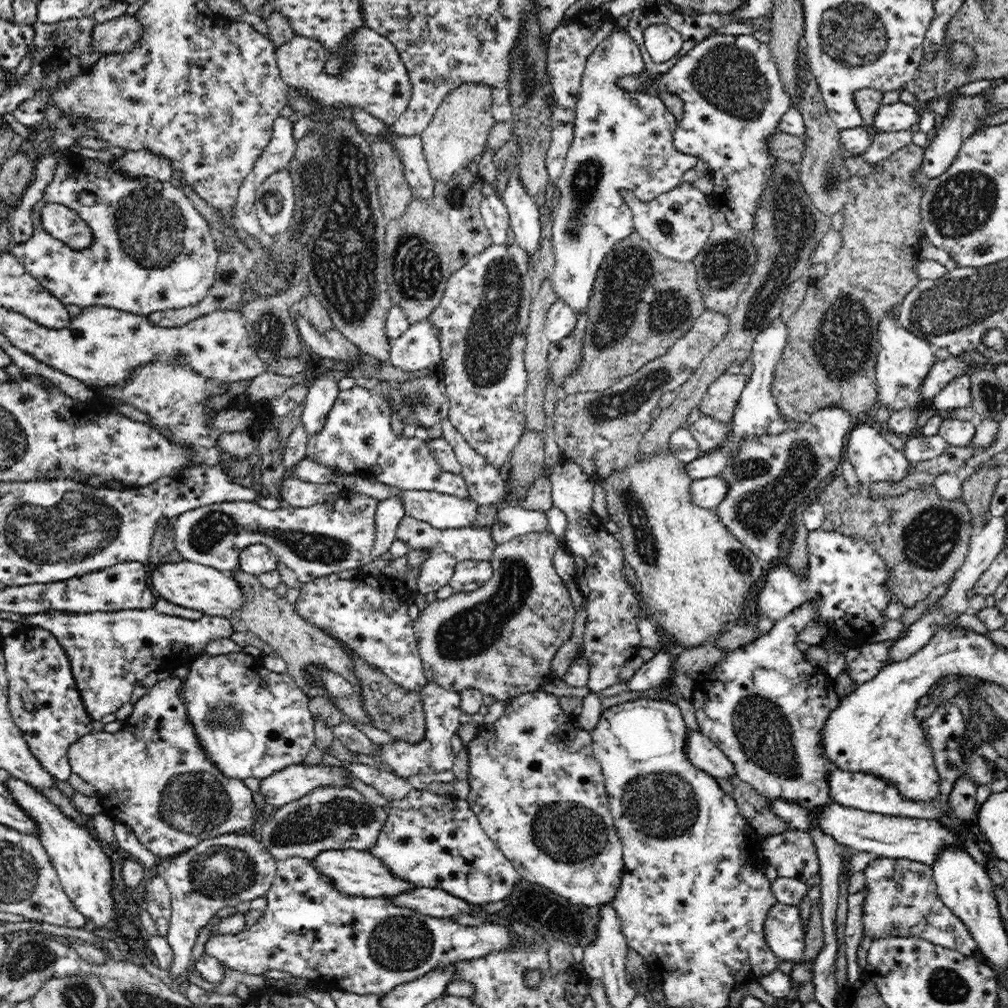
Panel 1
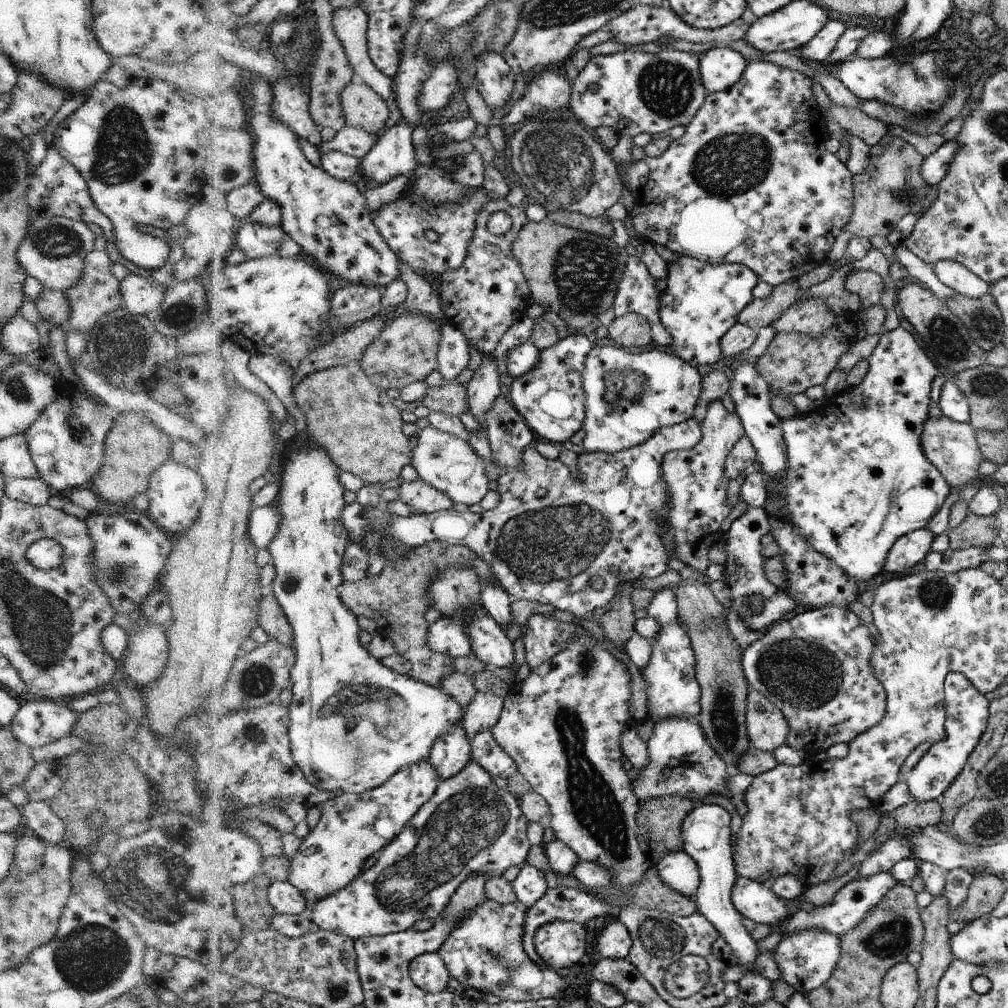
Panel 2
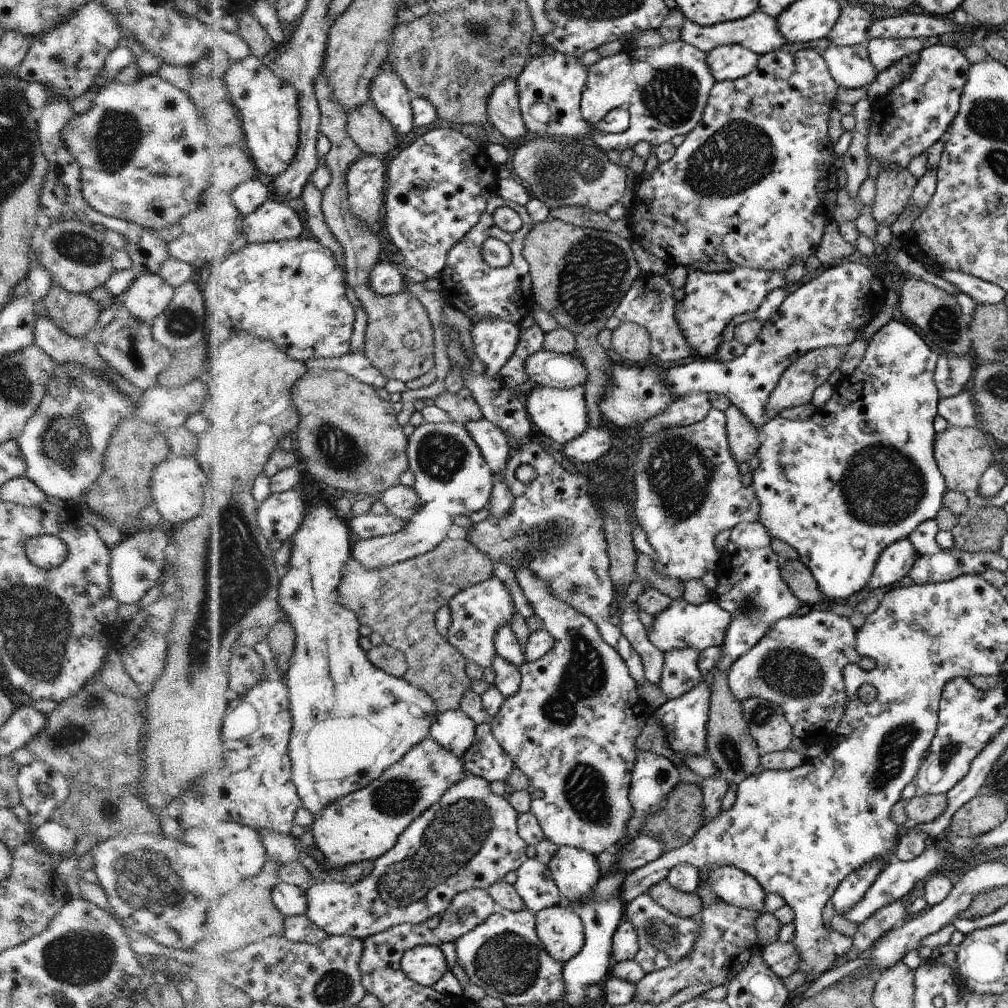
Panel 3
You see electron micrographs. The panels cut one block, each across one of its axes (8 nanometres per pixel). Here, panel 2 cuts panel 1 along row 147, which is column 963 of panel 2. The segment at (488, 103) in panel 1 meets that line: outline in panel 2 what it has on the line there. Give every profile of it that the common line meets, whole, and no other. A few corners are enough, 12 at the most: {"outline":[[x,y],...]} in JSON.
{"outline":[[947,416],[925,422],[926,458],[964,488],[983,460],[976,428]]}

